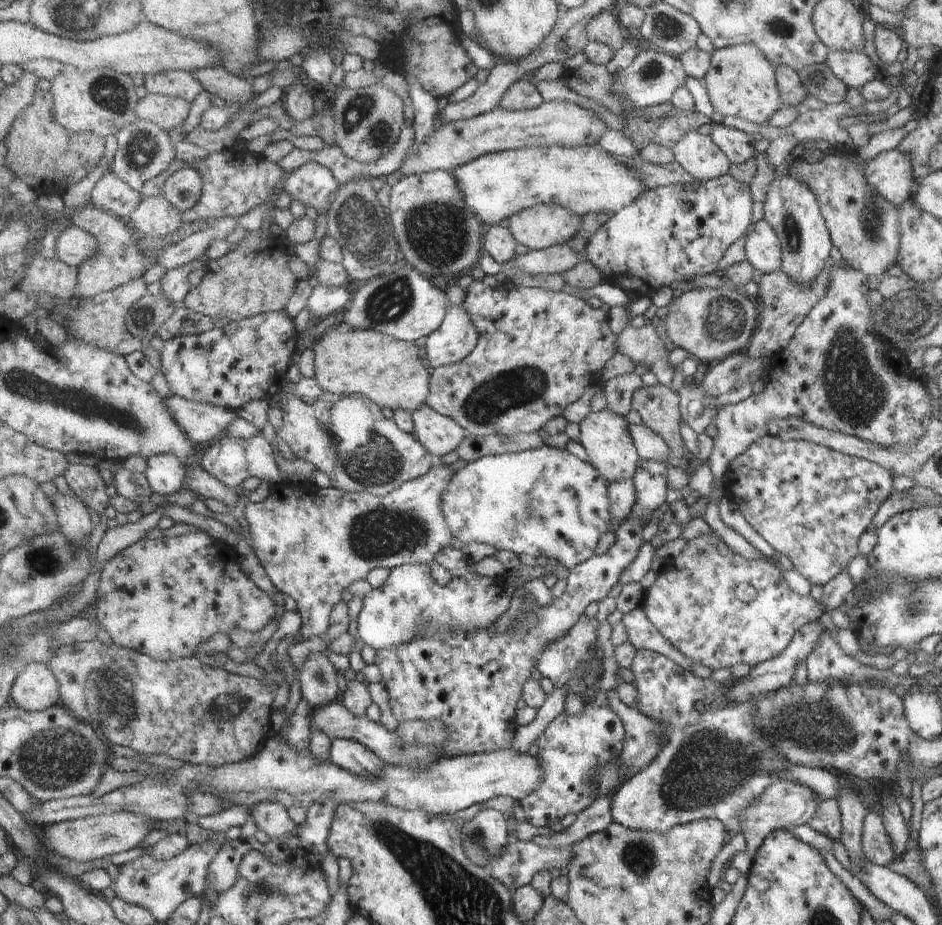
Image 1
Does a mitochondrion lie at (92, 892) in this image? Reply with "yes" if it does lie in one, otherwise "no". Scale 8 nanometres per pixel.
no

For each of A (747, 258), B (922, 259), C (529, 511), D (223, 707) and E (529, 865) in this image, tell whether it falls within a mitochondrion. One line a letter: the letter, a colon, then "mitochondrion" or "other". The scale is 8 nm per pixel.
A: other
B: other
C: mitochondrion
D: mitochondrion
E: other

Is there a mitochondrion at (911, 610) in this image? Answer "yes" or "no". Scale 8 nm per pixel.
yes

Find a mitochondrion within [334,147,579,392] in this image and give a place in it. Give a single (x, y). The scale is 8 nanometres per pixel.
(438, 233)

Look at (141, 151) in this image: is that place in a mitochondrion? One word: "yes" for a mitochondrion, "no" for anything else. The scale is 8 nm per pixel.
yes

